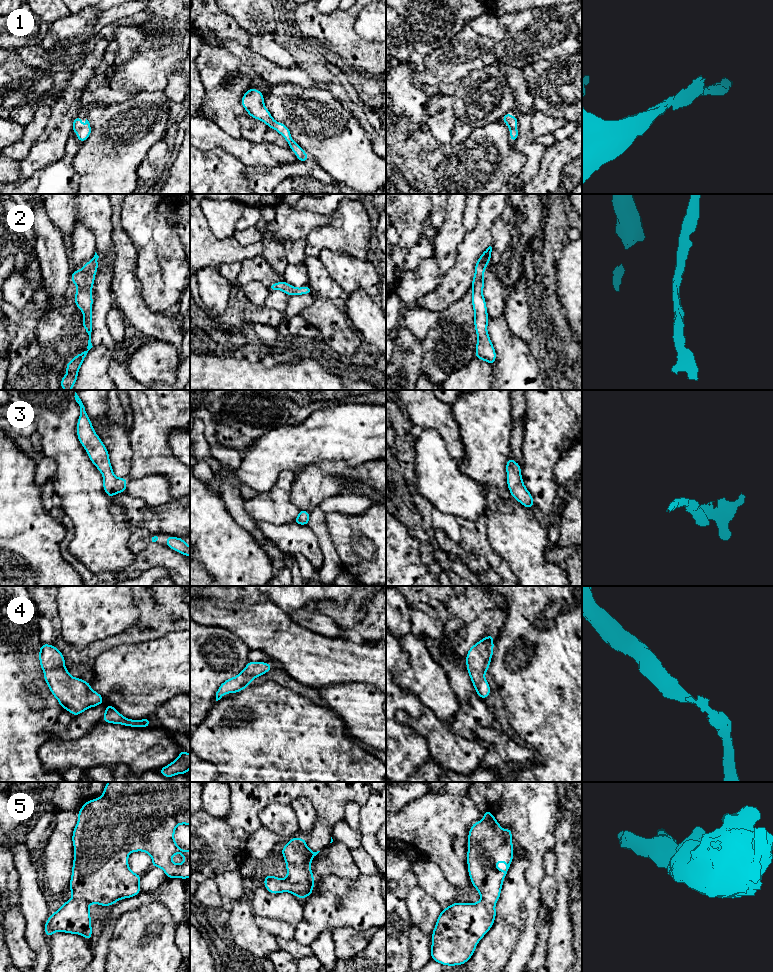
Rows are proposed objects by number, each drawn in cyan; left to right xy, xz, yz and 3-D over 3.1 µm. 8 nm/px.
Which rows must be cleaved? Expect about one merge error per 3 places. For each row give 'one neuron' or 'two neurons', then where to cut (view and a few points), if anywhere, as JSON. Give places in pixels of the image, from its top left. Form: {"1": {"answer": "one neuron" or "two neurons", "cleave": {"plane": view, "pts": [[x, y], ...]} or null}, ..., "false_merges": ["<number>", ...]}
{"1": {"answer": "one neuron", "cleave": null}, "2": {"answer": "one neuron", "cleave": null}, "3": {"answer": "one neuron", "cleave": null}, "4": {"answer": "one neuron", "cleave": null}, "5": {"answer": "one neuron", "cleave": null}, "false_merges": []}

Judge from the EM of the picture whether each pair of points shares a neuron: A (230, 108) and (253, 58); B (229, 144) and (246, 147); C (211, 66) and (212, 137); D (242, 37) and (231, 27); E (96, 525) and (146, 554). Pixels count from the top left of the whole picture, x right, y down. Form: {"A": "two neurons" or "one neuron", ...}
{"A": "two neurons", "B": "one neuron", "C": "two neurons", "D": "one neuron", "E": "two neurons"}

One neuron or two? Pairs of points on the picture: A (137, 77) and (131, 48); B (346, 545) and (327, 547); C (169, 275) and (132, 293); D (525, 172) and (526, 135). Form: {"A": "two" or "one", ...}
{"A": "two", "B": "two", "C": "two", "D": "one"}

